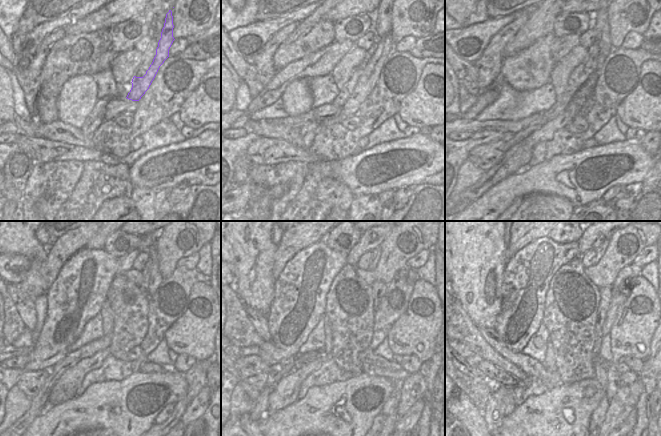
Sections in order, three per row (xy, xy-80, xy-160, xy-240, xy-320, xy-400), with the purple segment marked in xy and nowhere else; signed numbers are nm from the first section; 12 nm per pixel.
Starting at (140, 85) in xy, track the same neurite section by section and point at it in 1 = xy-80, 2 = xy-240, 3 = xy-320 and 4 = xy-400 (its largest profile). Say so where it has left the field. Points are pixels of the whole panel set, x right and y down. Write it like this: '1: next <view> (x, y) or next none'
1: next xy-80 (371, 72)
2: next xy-240 (65, 388)
3: next xy-320 (285, 392)
4: next xy-400 (501, 403)

